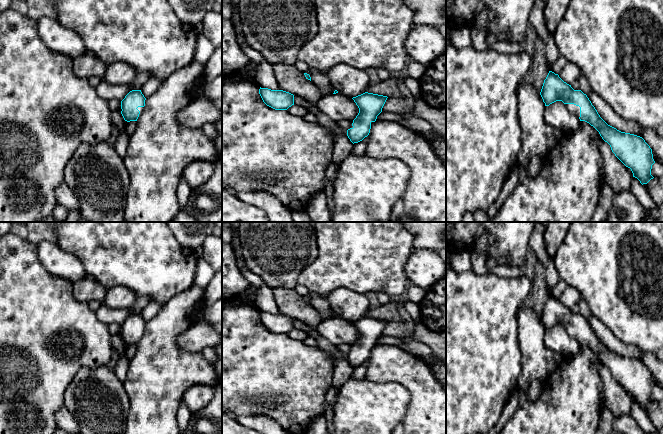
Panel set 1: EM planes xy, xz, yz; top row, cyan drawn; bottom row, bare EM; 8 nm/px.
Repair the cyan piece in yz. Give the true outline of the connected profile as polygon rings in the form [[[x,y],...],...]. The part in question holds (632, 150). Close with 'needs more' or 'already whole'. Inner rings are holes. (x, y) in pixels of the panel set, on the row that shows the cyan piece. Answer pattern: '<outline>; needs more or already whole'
[[[549,71],[540,95],[545,106],[562,101],[571,114],[575,114],[580,121],[593,126],[602,139],[610,145],[615,156],[631,169],[633,177],[637,178],[642,185],[654,178],[651,175],[651,169],[655,161],[650,146],[642,137],[621,132],[608,125],[581,90],[574,90],[558,74]]]; needs more

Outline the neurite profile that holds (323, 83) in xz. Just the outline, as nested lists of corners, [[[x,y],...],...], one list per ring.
[[[297,61],[295,67],[302,73],[309,74],[311,81],[317,86],[323,95],[334,93],[335,89],[333,88],[328,76],[316,73],[307,63],[302,61]]]

